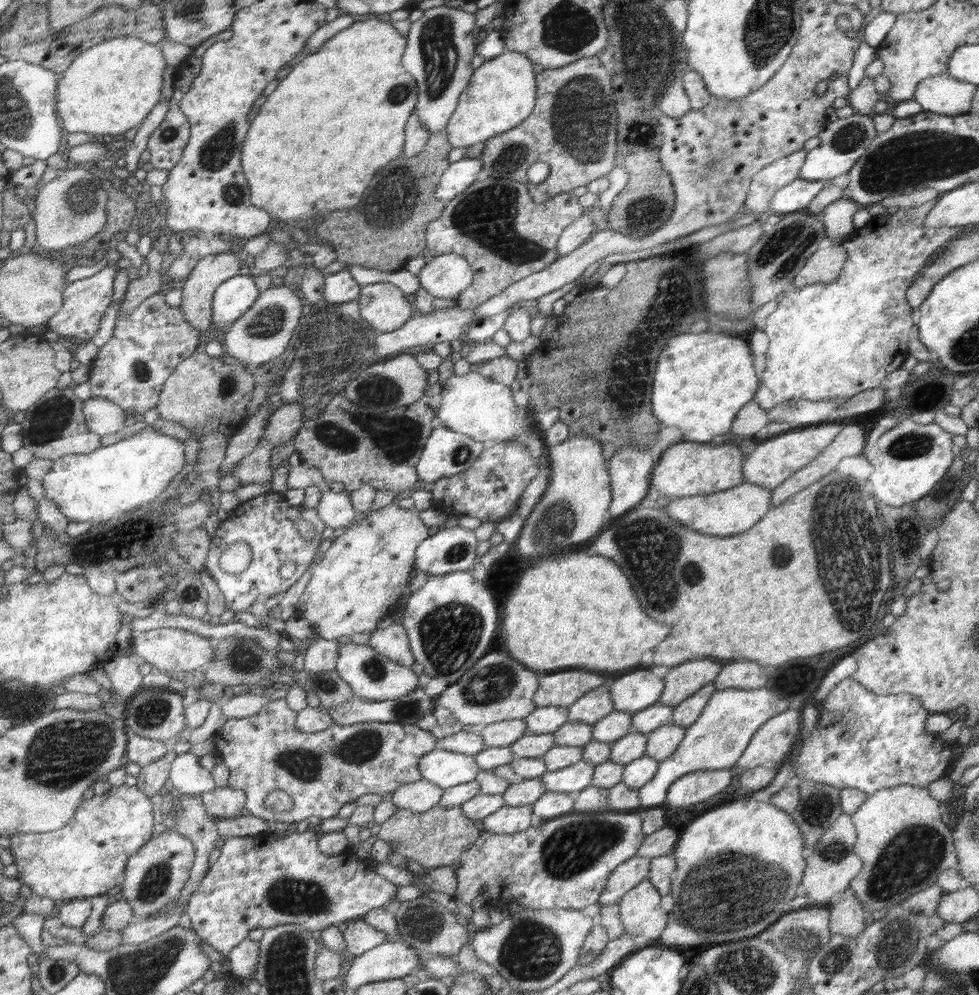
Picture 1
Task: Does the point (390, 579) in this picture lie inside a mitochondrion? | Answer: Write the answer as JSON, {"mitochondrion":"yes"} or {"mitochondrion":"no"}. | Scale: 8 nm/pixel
{"mitochondrion":"no"}

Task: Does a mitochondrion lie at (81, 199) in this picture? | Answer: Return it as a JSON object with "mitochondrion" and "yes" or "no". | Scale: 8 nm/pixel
{"mitochondrion":"yes"}

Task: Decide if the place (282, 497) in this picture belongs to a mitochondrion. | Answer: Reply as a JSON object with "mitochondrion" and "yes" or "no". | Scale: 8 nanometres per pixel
{"mitochondrion":"no"}

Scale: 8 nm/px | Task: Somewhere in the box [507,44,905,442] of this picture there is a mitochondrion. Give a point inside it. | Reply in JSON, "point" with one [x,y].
{"point":[581,122]}

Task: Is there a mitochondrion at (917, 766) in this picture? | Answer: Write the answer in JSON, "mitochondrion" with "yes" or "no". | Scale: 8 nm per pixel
{"mitochondrion":"no"}

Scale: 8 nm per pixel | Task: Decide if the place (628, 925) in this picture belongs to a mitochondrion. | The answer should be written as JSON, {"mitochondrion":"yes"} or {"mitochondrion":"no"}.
{"mitochondrion":"no"}

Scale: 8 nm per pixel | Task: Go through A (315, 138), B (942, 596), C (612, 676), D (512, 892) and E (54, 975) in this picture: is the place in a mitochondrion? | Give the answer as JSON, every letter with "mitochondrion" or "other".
{"A":"other","B":"other","C":"other","D":"other","E":"mitochondrion"}

